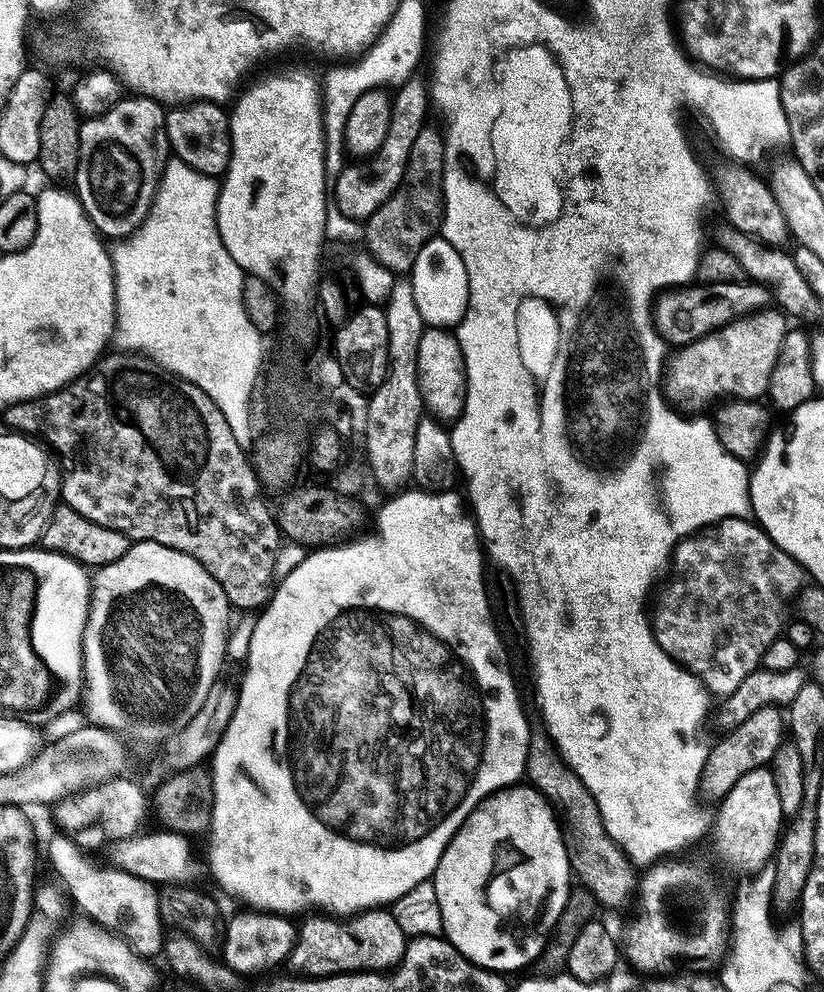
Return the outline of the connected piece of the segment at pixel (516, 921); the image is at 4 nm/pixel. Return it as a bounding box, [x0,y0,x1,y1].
[431,786,574,974]

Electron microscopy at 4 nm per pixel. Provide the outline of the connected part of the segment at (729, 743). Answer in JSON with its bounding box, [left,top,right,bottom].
[698,707,786,802]

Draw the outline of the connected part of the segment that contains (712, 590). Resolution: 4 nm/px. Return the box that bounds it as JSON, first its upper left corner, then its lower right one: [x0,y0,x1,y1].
[650,516,806,698]

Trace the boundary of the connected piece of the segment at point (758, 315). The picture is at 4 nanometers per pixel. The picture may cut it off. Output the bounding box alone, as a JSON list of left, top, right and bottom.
[662,306,790,414]

